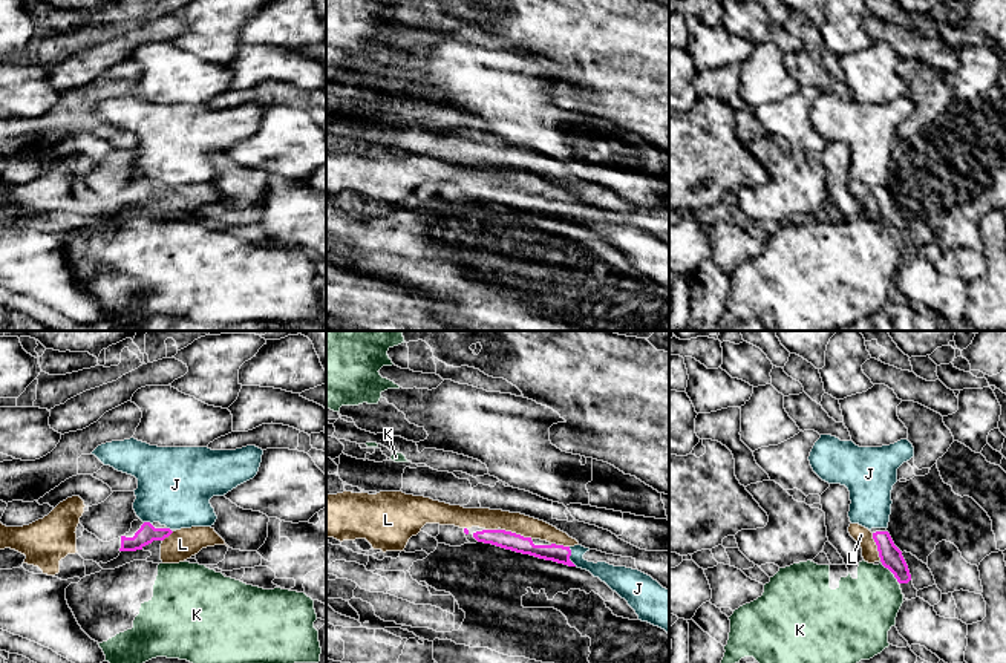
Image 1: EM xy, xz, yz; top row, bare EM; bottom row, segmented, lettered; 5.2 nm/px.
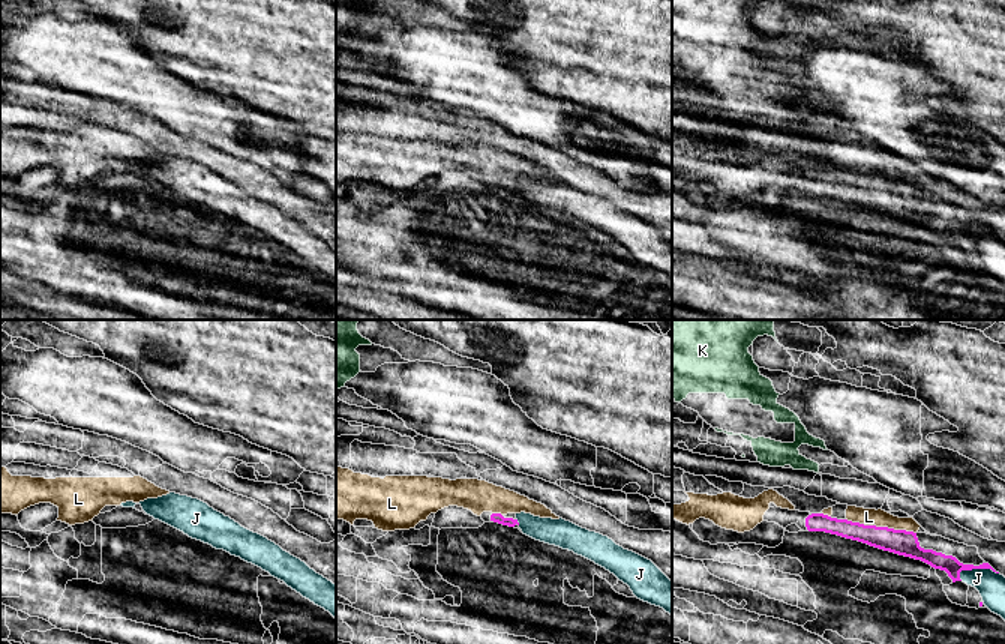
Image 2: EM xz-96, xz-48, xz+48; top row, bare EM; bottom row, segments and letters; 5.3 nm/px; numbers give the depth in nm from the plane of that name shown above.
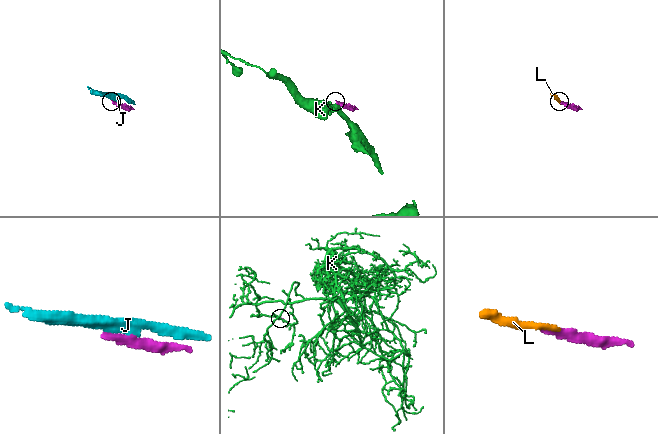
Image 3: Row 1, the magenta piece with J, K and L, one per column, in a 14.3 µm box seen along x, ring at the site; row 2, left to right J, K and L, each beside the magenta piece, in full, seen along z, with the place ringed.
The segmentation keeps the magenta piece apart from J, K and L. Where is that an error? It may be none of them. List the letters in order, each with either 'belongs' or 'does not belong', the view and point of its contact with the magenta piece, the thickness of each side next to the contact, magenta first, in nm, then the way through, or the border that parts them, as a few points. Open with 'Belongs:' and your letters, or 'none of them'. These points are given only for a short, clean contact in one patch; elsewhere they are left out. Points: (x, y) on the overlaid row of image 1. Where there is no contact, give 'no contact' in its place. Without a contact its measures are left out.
Belongs: L
J: does not belong; contact xz (570, 555); calibres 100 and 100 nm
K: does not belong; contact yz (891, 571); calibres 120 and 340 nm
L: belongs; contact xz (515, 533); calibres 100 and 110 nm

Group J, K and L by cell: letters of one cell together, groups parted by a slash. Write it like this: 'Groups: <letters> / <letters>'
Groups: J / K / L

